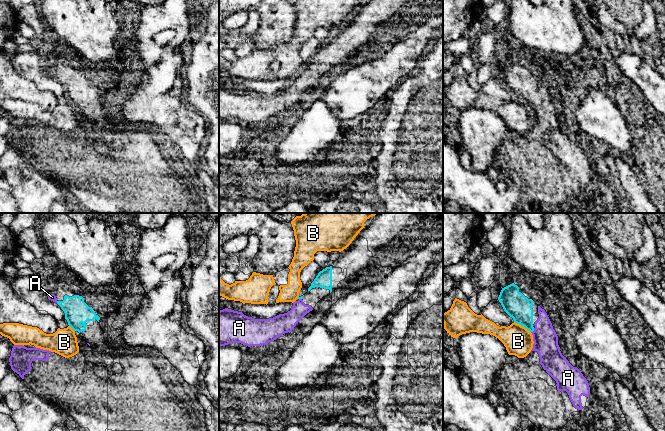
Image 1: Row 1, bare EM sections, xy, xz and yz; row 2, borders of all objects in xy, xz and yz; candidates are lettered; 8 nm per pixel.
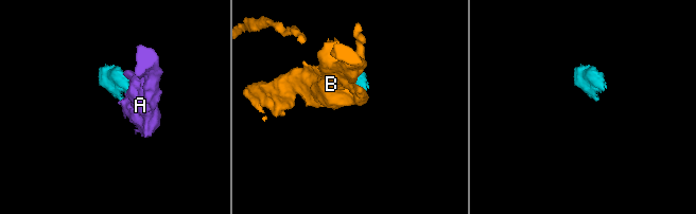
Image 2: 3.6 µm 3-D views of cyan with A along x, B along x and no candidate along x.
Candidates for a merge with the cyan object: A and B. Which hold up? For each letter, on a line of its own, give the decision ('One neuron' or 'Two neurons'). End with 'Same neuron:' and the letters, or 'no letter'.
A: One neuron
B: Two neurons
Same neuron: A

